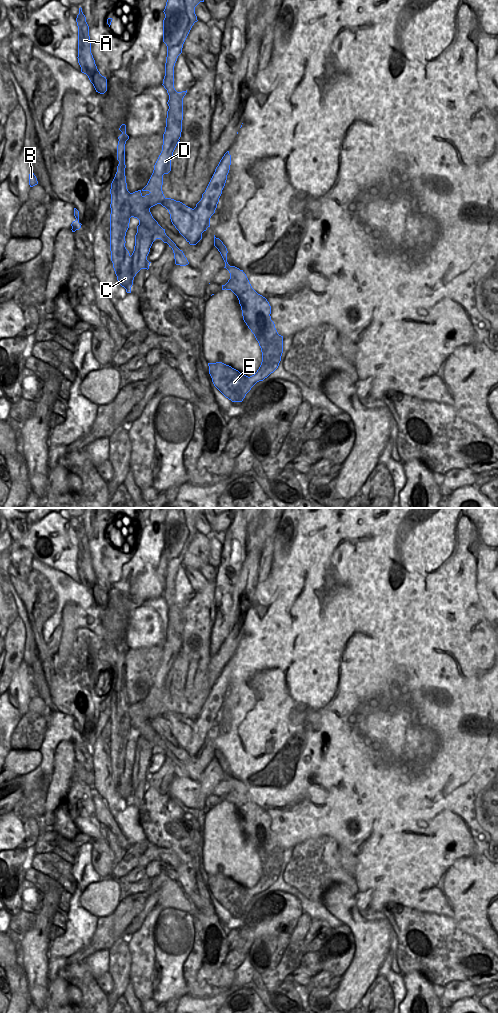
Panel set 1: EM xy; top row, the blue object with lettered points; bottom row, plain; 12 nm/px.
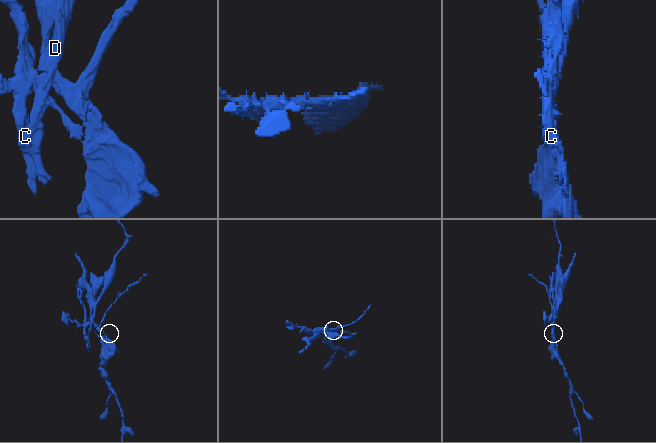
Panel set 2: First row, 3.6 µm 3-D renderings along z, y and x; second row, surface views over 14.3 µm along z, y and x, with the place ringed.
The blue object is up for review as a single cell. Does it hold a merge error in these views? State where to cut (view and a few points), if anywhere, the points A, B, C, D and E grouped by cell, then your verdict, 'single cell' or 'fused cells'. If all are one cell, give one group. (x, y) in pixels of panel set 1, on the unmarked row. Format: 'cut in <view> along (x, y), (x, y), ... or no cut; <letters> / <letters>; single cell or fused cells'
cut in xy along (209, 732), (207, 738); A B C D / E; fused cells

